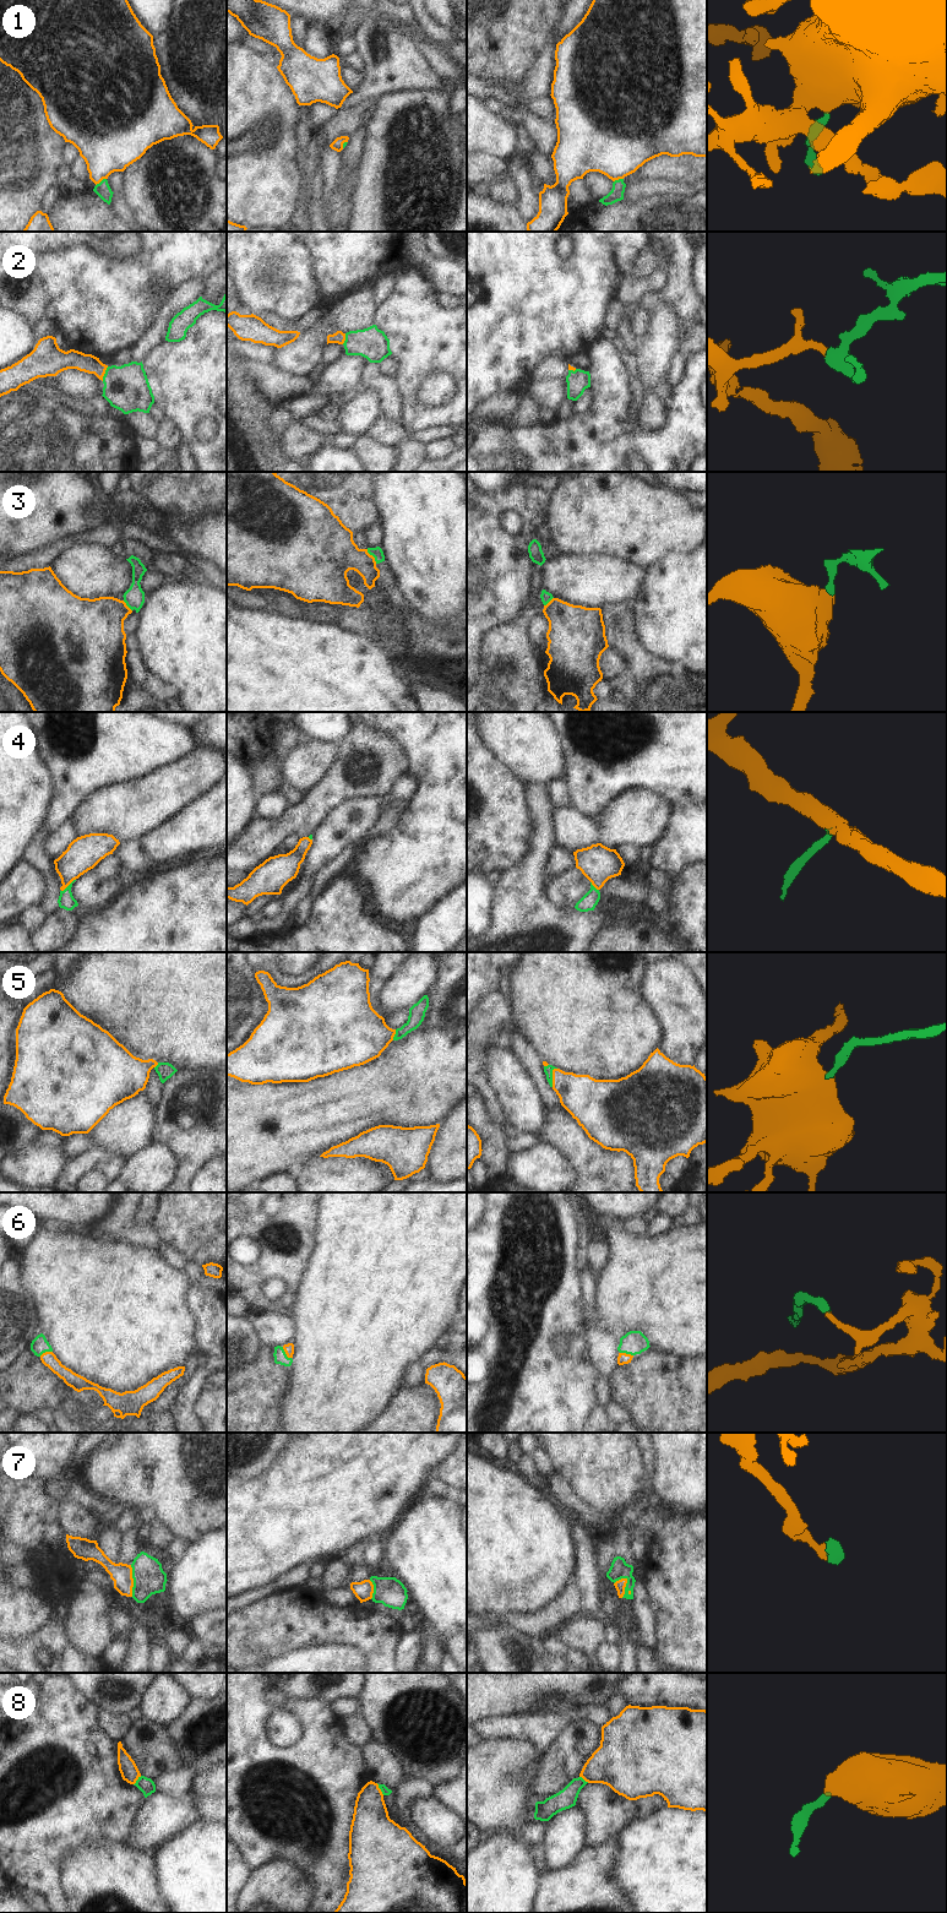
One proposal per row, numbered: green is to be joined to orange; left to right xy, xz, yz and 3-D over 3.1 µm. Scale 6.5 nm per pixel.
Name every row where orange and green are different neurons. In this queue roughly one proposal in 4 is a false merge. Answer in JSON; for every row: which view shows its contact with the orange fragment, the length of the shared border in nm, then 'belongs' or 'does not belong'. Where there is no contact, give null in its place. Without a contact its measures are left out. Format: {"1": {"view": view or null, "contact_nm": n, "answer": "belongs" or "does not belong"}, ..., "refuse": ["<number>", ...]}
{"1": {"view": "xy", "contact_nm": 90, "answer": "belongs"}, "2": {"view": "xy", "contact_nm": 100, "answer": "belongs"}, "3": {"view": "xz", "contact_nm": 120, "answer": "does not belong"}, "4": {"view": "xy", "contact_nm": 130, "answer": "belongs"}, "5": {"view": "yz", "contact_nm": 130, "answer": "belongs"}, "6": {"view": "xz", "contact_nm": 100, "answer": "belongs"}, "7": {"view": "yz", "contact_nm": 140, "answer": "belongs"}, "8": {"view": "xz", "contact_nm": 90, "answer": "does not belong"}, "refuse": ["3", "8"]}

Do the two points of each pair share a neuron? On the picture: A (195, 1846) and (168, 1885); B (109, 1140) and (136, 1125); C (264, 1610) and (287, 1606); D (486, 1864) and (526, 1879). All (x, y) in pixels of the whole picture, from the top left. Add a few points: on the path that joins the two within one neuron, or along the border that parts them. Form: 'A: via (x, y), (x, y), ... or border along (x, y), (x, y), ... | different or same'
A: via (195, 1856), (178, 1875) | same
B: via (115, 1134), (130, 1125) | same
C: via (270, 1610), (281, 1610) | same
D: via (496, 1874), (501, 1879), (516, 1879) | same

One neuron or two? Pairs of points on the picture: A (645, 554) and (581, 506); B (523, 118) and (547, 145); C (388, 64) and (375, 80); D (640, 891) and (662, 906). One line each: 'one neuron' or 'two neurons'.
A: one neuron
B: one neuron
C: one neuron
D: two neurons

